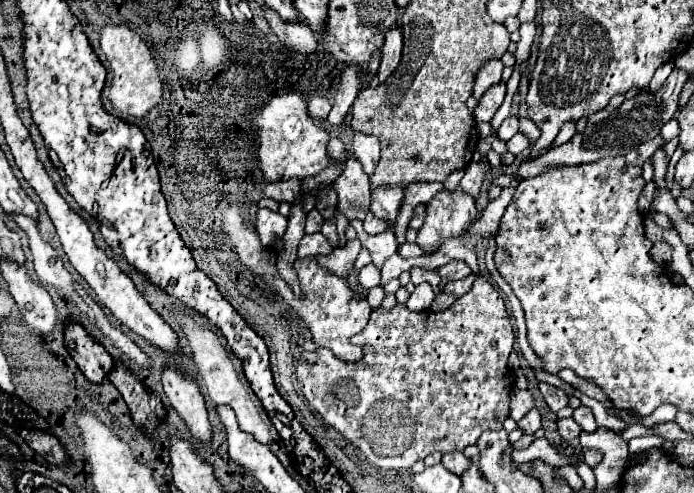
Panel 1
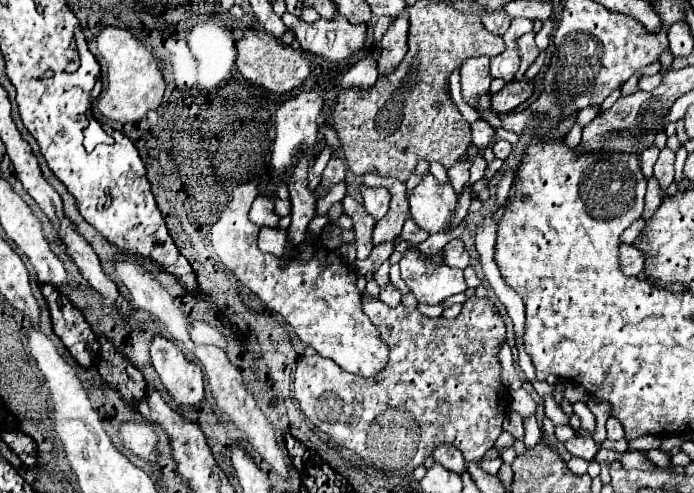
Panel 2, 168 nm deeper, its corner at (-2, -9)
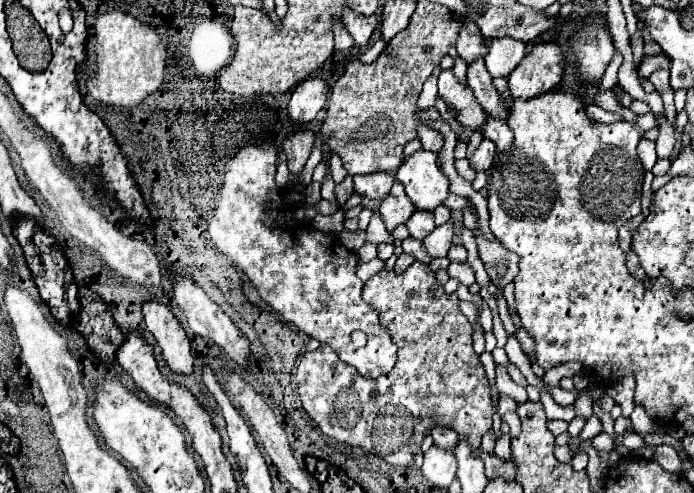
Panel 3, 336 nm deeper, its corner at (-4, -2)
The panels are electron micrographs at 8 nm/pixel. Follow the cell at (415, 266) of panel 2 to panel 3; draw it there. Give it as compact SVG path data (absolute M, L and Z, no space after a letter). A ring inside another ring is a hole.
M450 263L448 267L448 273L452 279L458 279L462 285L472 285L476 279L474 279L474 269L468 265L468 263Z

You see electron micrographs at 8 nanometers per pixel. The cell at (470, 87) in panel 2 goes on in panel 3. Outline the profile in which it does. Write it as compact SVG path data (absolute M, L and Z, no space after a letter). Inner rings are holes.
M464 19L458 31L458 41L456 41L458 55L466 63L474 61L476 57L484 57L488 53L488 47L482 41L484 41L484 35L476 27L476 23L472 23L472 19Z

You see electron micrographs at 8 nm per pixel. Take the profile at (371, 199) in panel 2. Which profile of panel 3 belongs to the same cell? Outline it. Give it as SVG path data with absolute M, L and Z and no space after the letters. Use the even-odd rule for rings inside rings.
M380 171L380 173L368 173L368 175L356 175L354 177L356 193L368 199L384 199L388 195L390 187L394 185L394 175Z

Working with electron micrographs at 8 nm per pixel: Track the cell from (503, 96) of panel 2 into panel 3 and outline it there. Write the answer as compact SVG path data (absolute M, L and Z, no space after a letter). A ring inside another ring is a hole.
M534 45L532 51L510 73L508 87L512 97L530 99L554 89L564 73L564 53L560 45Z

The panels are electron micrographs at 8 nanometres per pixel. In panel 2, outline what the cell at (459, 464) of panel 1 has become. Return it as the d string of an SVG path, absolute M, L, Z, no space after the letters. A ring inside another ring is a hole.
M438 446L432 454L432 458L436 462L440 462L446 470L456 472L456 474L464 474L466 472L466 460L462 456L462 452L454 446Z

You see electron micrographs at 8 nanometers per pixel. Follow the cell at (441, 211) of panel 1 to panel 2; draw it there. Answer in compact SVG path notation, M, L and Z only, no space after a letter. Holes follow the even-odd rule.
M426 174L410 194L408 204L414 222L428 234L436 234L450 230L458 206L458 194L450 184L438 184L432 174Z

